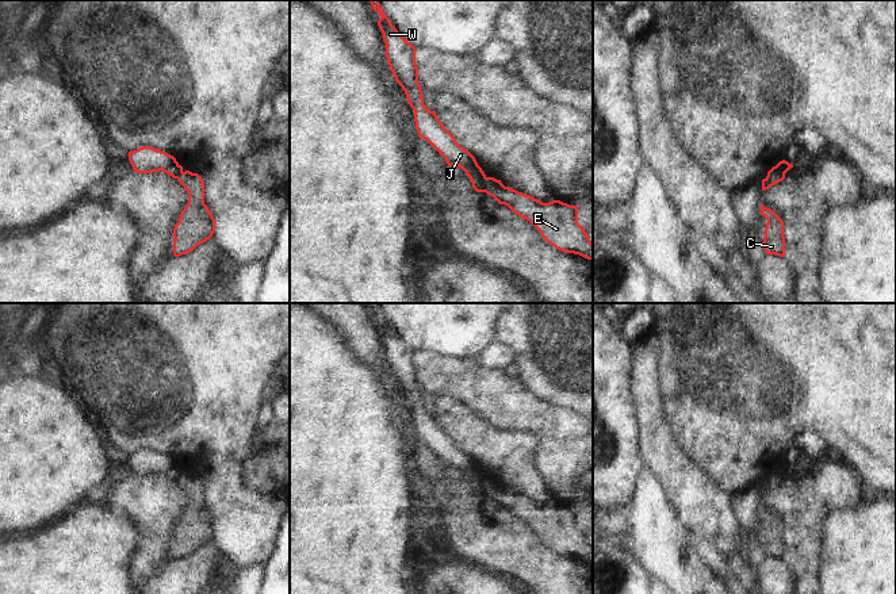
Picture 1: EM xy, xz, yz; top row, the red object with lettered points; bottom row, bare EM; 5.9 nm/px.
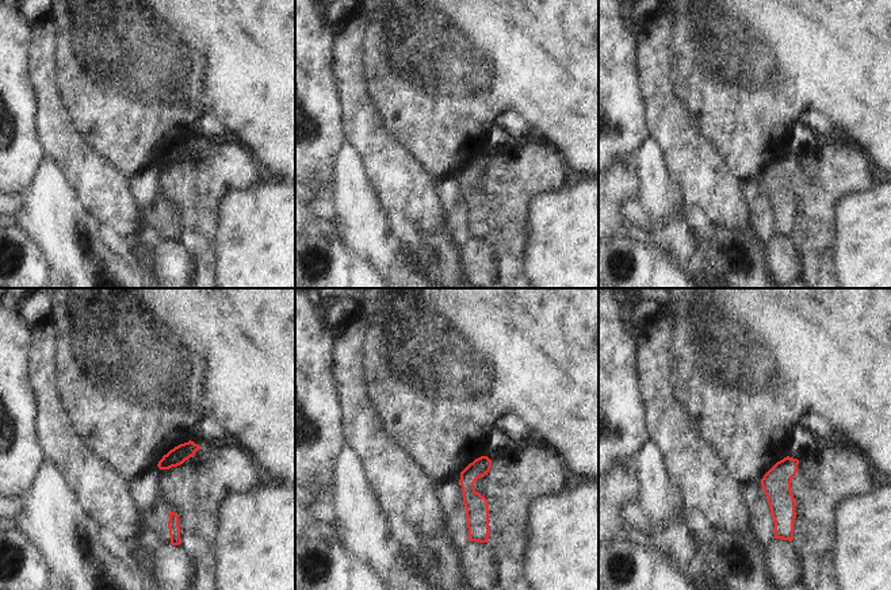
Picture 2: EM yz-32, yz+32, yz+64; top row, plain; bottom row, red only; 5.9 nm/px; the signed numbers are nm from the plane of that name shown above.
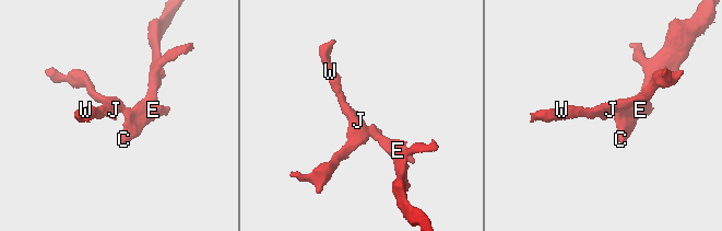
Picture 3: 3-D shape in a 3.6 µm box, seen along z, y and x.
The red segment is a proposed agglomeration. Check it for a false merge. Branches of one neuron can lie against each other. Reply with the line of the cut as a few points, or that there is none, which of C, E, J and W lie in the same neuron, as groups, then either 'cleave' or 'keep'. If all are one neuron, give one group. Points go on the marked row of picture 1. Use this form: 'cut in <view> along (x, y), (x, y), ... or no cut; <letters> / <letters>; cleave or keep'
cut in yz along (784, 173), (770, 173), (766, 177); C E / J W; cleave

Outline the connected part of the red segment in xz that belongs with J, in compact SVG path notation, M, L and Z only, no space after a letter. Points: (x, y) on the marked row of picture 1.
M369 0L375 12L380 15L378 26L386 43L386 58L395 81L402 87L407 103L414 111L418 137L428 141L447 161L449 166L462 168L476 192L486 192L486 175L475 157L456 142L456 138L439 120L434 111L424 104L421 85L418 84L418 68L416 64L416 47L407 42L391 24L383 12L379 0Z

